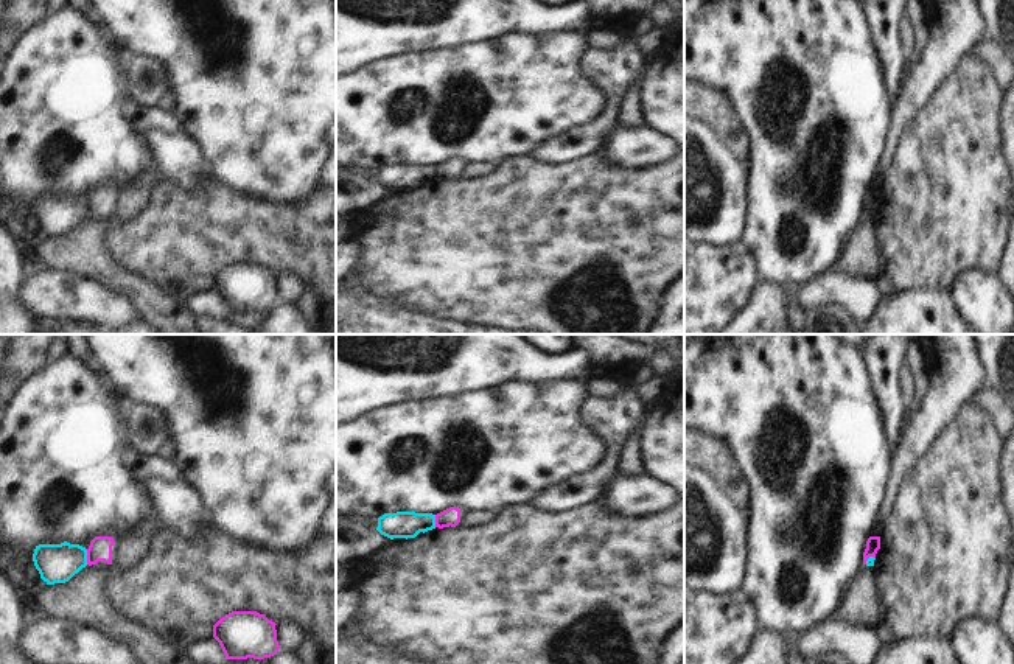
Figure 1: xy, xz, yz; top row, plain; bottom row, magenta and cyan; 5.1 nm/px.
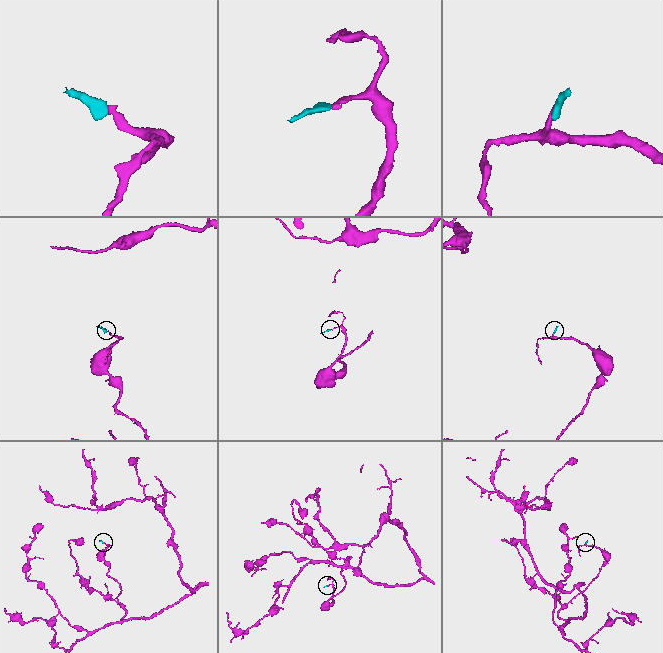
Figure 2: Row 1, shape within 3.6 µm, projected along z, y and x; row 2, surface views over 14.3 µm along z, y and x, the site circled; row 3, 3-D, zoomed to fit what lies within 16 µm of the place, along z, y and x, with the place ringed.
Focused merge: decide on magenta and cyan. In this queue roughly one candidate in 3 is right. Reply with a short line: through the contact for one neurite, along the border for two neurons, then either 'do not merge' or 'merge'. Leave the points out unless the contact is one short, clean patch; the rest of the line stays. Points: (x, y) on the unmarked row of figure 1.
do not merge

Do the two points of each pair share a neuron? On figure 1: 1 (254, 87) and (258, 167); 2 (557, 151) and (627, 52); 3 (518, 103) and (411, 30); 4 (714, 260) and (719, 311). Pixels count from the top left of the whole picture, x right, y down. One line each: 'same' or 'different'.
1: same
2: same
3: different
4: same

